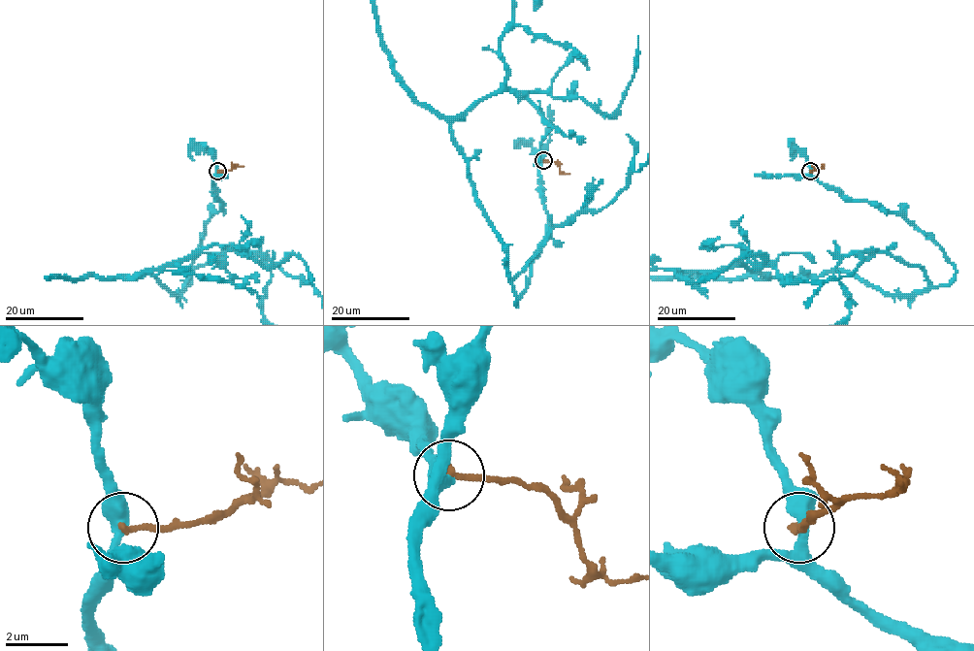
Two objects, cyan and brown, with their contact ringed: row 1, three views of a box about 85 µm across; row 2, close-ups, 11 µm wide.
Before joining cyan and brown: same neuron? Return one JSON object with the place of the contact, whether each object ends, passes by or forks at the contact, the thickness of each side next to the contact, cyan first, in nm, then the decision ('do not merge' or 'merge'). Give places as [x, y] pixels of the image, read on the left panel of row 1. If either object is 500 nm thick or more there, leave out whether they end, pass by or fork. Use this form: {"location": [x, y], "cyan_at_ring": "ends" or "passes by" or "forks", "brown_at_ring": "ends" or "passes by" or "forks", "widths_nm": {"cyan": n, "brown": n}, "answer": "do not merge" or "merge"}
{"location": [217, 171], "cyan_at_ring": "passes by", "brown_at_ring": "ends", "widths_nm": {"cyan": 440, "brown": 200}, "answer": "do not merge"}

